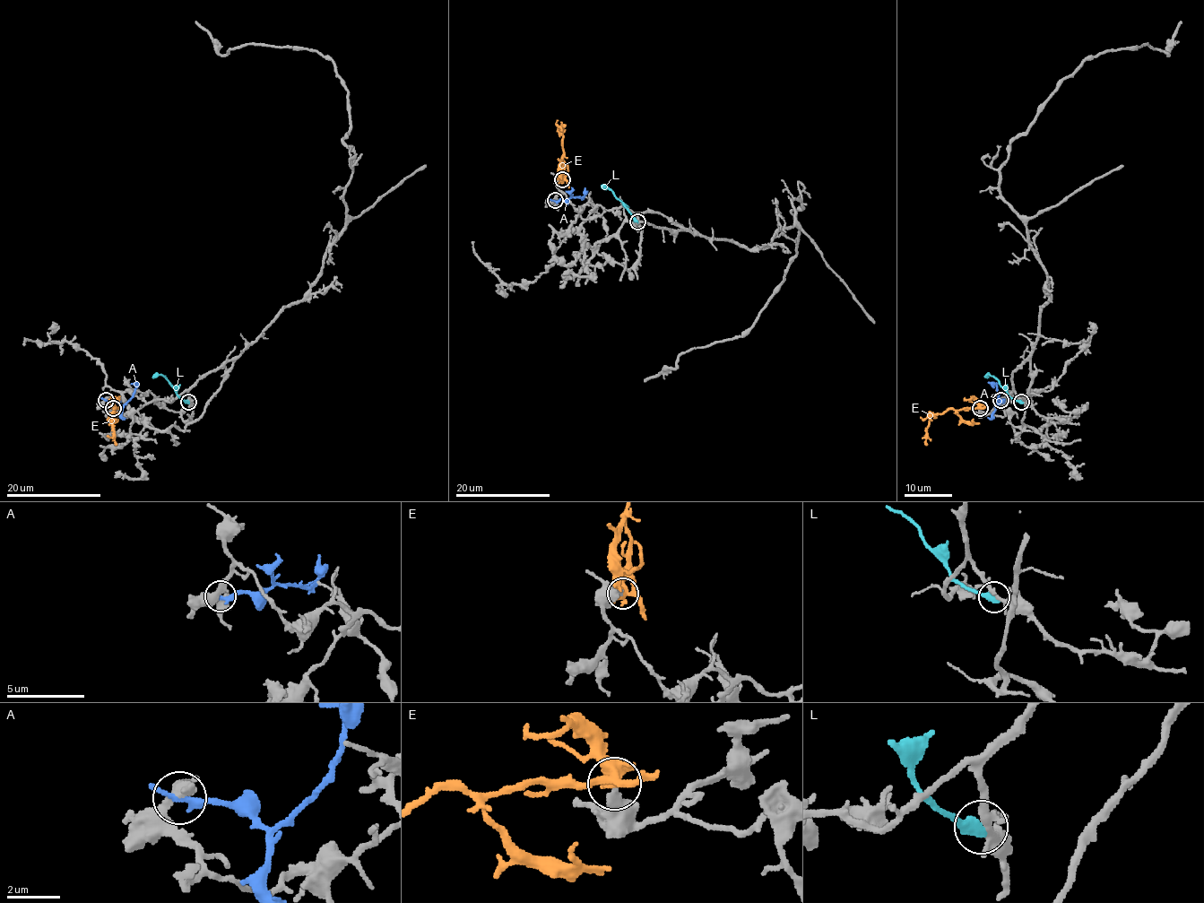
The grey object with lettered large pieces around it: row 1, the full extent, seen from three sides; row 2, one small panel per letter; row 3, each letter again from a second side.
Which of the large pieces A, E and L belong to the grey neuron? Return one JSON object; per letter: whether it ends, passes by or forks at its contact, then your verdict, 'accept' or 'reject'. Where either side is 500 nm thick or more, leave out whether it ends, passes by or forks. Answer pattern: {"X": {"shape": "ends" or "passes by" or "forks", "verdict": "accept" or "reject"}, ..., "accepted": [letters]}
{"A": {"shape": "ends", "verdict": "reject"}, "E": {"shape": "forks", "verdict": "reject"}, "L": {"verdict": "reject"}, "accepted": []}

